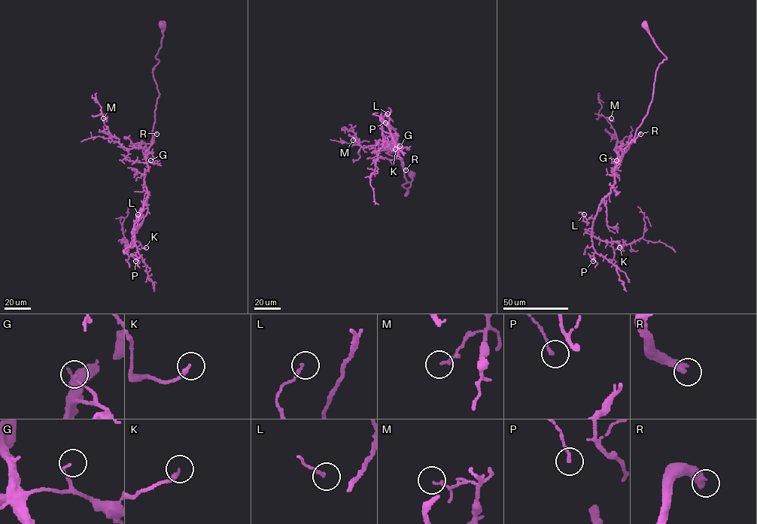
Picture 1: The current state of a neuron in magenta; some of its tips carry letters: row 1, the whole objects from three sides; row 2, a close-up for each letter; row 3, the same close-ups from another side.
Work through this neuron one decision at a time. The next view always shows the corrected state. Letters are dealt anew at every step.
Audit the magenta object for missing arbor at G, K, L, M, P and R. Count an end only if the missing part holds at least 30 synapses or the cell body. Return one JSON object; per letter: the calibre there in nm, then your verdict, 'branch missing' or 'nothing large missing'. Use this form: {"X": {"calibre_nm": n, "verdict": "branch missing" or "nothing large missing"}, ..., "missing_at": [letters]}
{"G": {"calibre_nm": 110, "verdict": "nothing large missing"}, "K": {"calibre_nm": 200, "verdict": "nothing large missing"}, "L": {"calibre_nm": 160, "verdict": "nothing large missing"}, "M": {"calibre_nm": 80, "verdict": "nothing large missing"}, "P": {"calibre_nm": 140, "verdict": "nothing large missing"}, "R": {"calibre_nm": 400, "verdict": "branch missing"}, "missing_at": ["R"]}

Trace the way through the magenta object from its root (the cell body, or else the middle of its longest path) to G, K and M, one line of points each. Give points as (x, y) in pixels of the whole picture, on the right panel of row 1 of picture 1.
G: (645, 25), (666, 59), (655, 71), (648, 113), (623, 155), (616, 160)
K: (645, 25), (666, 59), (592, 225), (594, 236), (619, 247)
M: (645, 25), (666, 59), (655, 71), (648, 113), (624, 149), (615, 149), (616, 135), (606, 117), (611, 118)

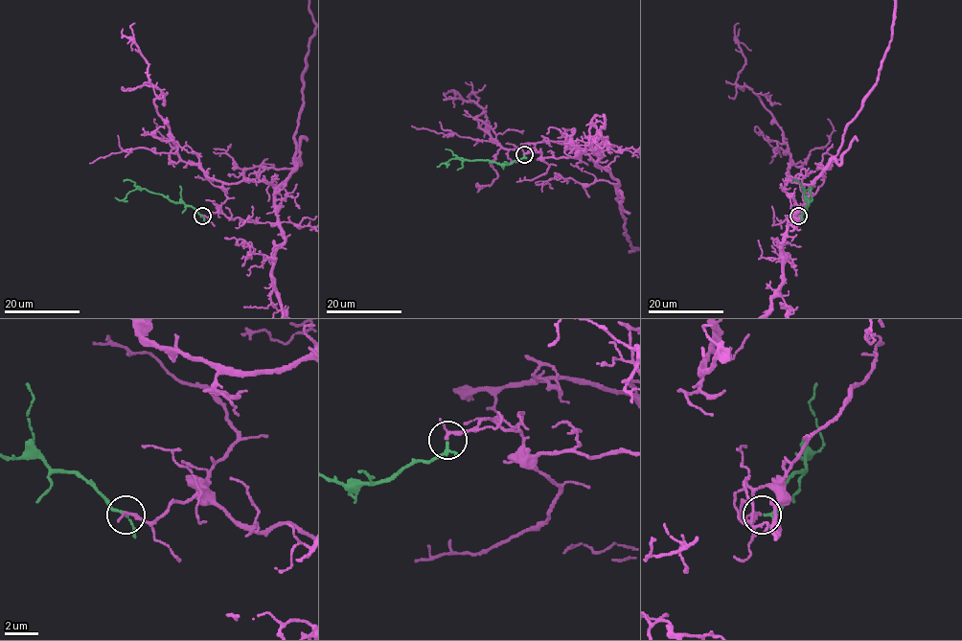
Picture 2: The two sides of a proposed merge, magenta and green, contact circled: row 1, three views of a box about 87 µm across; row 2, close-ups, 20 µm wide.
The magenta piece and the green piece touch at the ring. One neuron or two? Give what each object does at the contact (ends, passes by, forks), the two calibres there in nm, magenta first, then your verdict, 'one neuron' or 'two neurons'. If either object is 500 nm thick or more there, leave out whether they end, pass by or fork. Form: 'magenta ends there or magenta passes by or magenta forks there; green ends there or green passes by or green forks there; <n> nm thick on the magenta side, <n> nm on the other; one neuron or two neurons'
magenta passes by; green passes by; 160 nm thick on the magenta side, 150 nm on the other; one neuron

